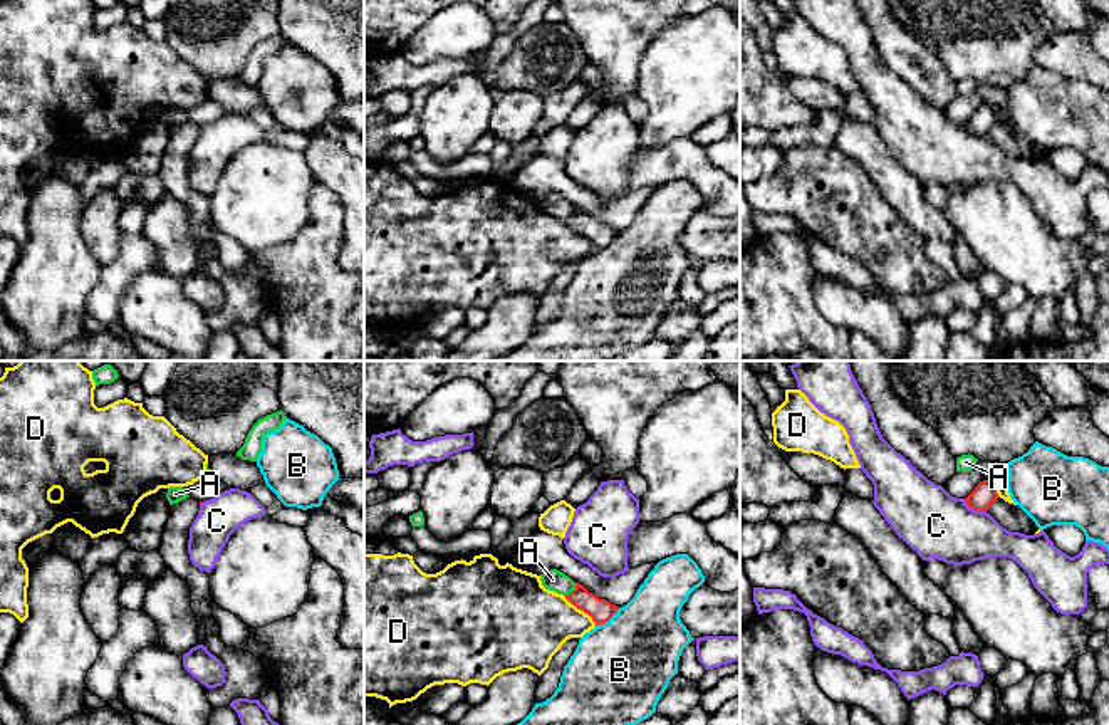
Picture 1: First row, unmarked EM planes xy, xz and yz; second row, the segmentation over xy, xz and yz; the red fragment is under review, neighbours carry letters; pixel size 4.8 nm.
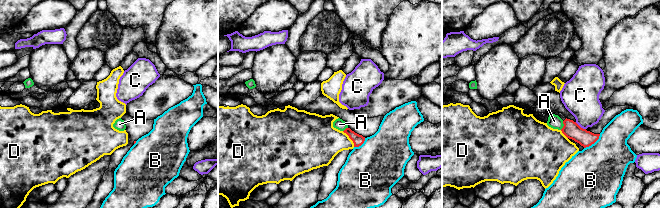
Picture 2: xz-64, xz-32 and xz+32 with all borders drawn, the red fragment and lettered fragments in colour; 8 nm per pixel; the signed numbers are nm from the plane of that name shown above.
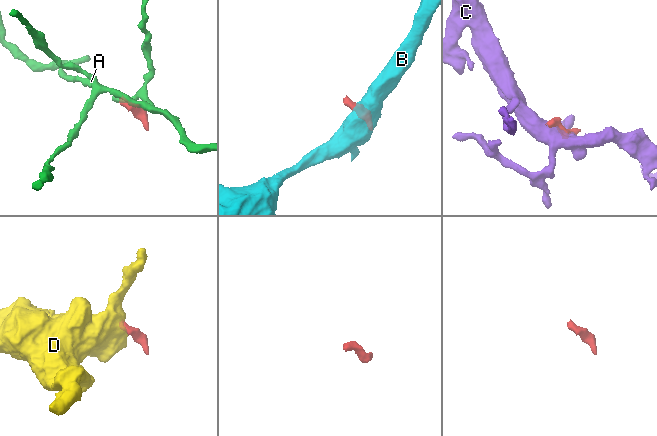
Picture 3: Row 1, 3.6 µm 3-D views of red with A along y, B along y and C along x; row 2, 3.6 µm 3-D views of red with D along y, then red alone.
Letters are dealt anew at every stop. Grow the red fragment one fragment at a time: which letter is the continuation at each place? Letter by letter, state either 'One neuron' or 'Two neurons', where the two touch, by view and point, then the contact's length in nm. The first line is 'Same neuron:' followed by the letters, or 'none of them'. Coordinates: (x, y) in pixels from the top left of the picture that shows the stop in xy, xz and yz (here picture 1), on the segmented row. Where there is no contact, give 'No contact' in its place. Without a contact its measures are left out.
Same neuron: none of them
A: Two neurons. Touches red at xz (574, 589). Shared border 90 nm
B: Two neurons. Touches red at xz (608, 620). Shared border 150 nm
C: Two neurons. Touches red at yz (973, 509). Shared border 130 nm
D: Two neurons. Touches red at xz (581, 610). Shared border 220 nm

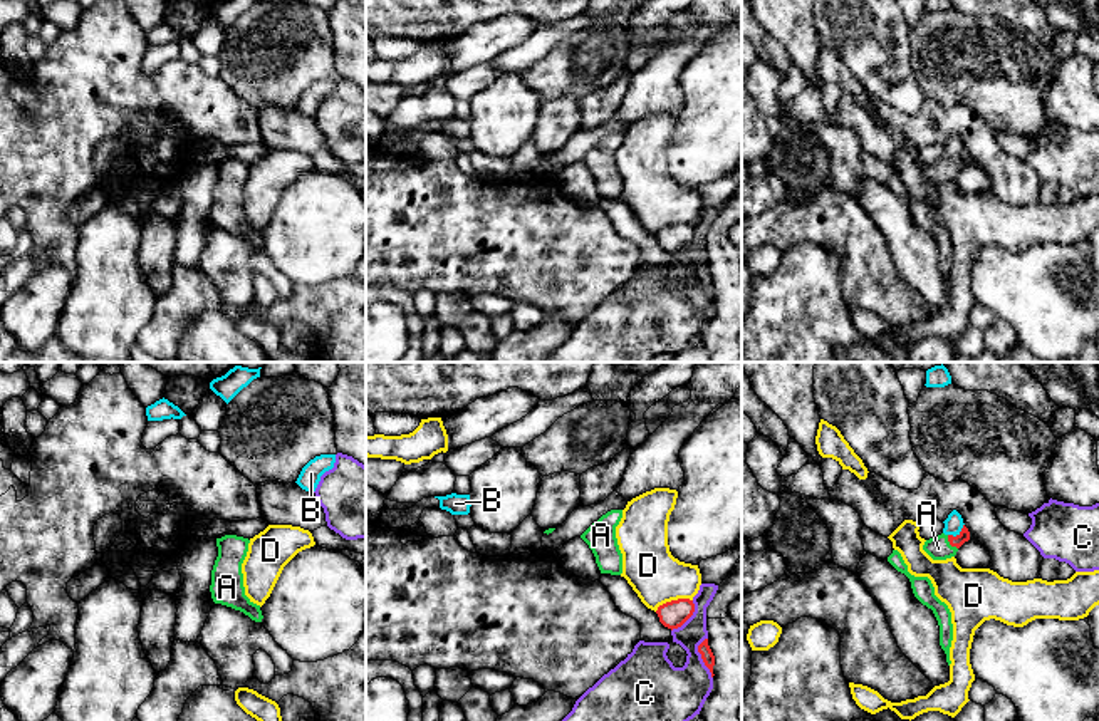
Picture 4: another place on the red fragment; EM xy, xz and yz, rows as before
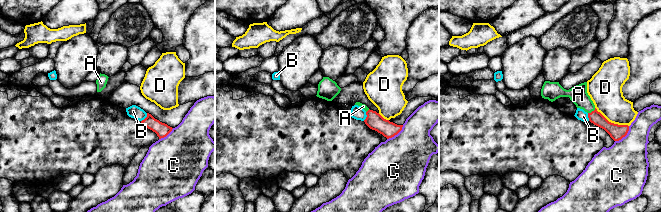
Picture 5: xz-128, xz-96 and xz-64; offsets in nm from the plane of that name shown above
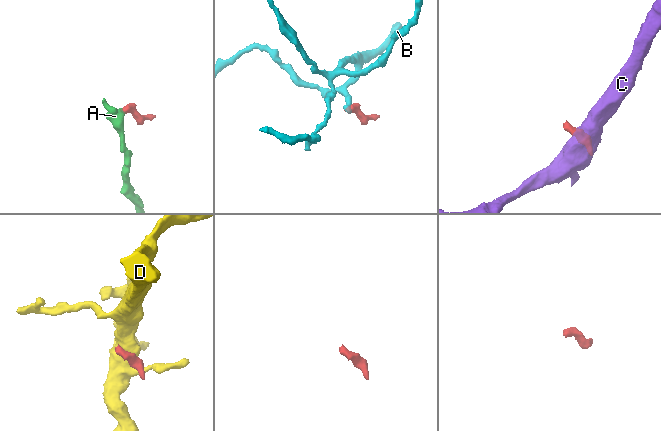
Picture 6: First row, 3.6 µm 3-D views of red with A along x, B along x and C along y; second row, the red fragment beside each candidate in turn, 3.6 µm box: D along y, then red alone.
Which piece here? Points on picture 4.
Same neuron: A
A: One neuron. Touches red at yz (950, 544). Shared border 90 nm
B: Two neurons. Touches red at yz (957, 535). Shared border 100 nm
C: Two neurons. Touches red at xz (702, 658). Shared border 200 nm
D: Two neurons. Touches red at xz (673, 601). Shared border 190 nm

